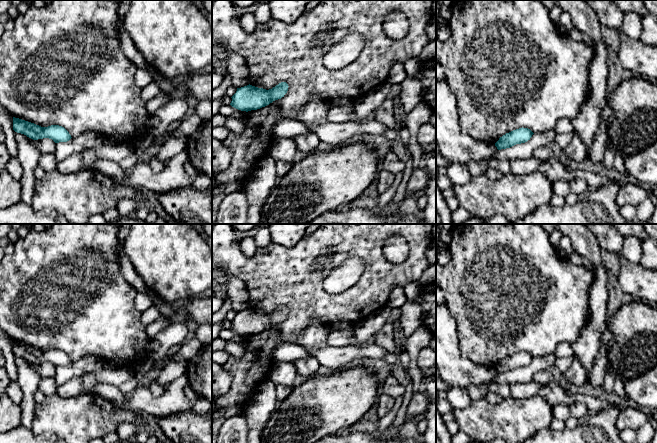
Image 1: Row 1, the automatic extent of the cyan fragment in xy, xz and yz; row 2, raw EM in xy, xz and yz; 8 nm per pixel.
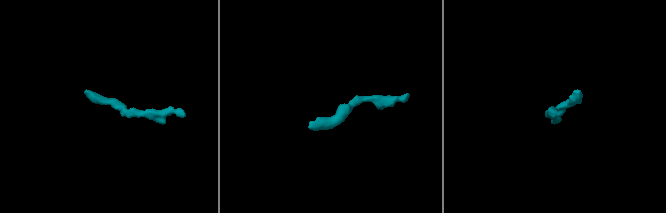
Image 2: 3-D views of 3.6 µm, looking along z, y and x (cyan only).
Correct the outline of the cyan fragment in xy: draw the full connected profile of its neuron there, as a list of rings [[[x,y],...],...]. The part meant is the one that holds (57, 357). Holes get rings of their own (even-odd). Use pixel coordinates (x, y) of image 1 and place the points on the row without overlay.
[[[13,341],[13,354],[17,357],[26,359],[33,364],[49,362],[55,367],[67,366],[72,362],[69,356],[62,350],[51,349],[48,351],[41,351],[15,341]]]

